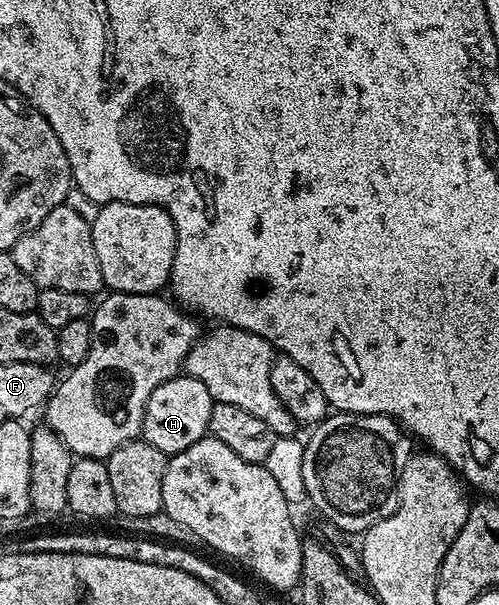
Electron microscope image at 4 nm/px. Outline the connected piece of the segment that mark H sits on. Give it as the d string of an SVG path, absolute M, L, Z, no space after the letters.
M176 376L165 380L165 384L157 384L145 404L142 441L153 444L153 448L161 448L168 456L185 452L189 444L197 444L197 440L208 437L209 412L213 412L215 404L215 399L209 396L209 388L205 388L201 380Z

